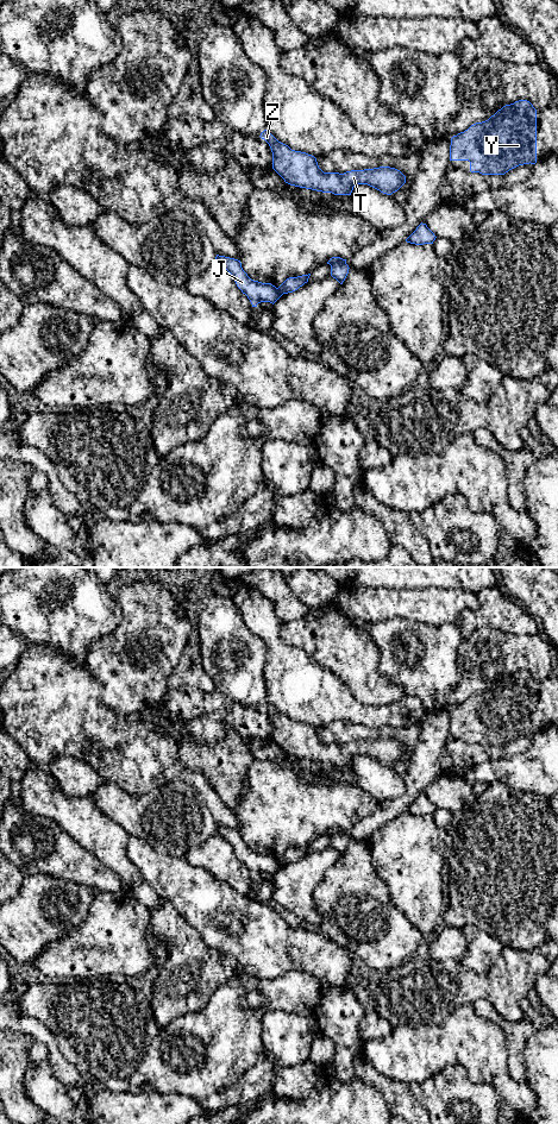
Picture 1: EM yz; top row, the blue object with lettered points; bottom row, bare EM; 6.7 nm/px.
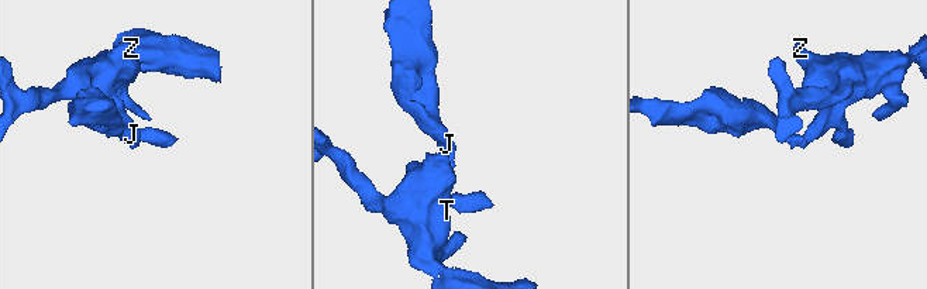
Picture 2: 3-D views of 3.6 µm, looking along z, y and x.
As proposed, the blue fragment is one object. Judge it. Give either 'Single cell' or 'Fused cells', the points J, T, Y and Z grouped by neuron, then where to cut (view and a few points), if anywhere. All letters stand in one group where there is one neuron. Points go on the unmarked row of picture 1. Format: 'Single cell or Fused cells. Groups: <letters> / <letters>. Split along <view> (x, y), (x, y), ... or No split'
Fused cells. Groups: J / T Y Z. Split along yz (276, 859), (282, 865)

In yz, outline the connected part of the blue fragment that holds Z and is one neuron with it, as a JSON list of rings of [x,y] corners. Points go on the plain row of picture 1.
[[[264,701],[259,708],[271,720],[272,740],[290,756],[334,766],[351,766],[356,756],[368,755],[383,765],[391,766],[406,754],[406,747],[390,737],[351,741],[344,745],[324,743],[314,727],[291,721],[268,701]]]

